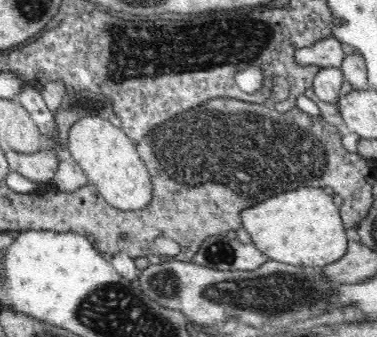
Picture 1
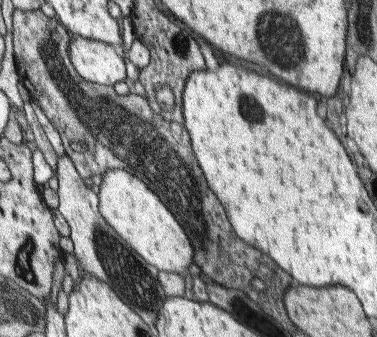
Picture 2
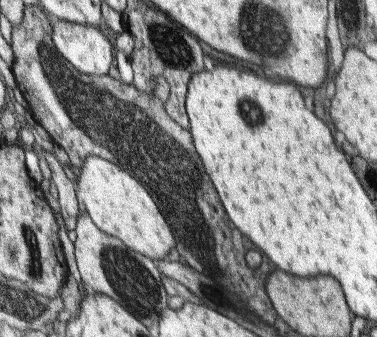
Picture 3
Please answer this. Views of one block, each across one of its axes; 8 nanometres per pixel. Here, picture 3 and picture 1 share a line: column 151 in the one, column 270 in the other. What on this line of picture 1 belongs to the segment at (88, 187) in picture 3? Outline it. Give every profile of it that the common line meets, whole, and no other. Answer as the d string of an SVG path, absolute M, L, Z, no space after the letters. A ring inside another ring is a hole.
M300 188L296 192L284 190L260 198L258 204L240 212L240 226L252 236L254 246L260 248L268 260L276 260L288 266L326 268L342 256L346 256L350 240L346 236L346 222L340 214L340 206L324 190Z

